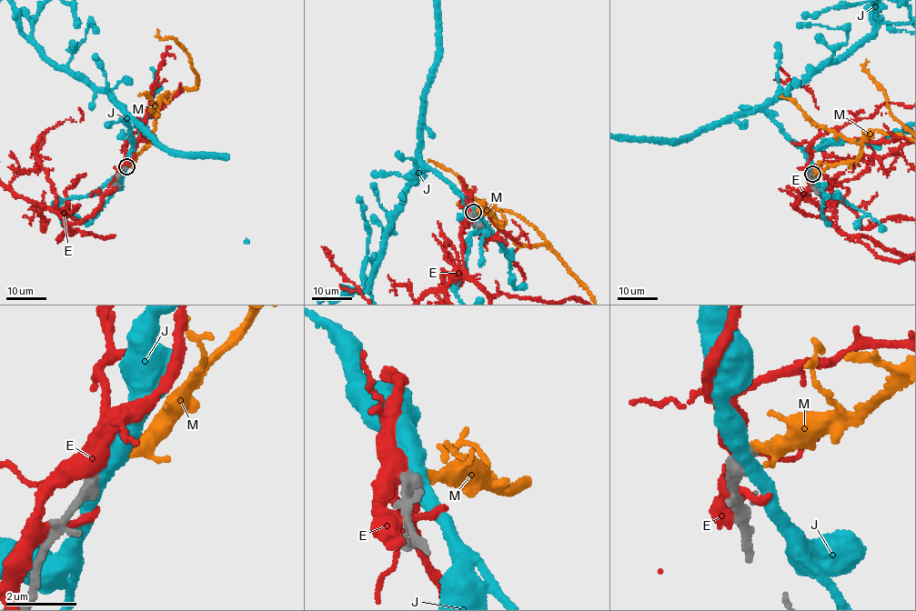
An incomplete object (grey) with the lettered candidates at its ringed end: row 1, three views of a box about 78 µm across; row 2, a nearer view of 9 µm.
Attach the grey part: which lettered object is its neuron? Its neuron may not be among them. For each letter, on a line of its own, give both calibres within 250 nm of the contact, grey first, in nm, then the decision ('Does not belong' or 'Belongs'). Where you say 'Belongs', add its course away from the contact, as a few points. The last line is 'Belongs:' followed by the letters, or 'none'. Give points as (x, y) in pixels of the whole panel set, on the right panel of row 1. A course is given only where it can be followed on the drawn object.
E: Thickness 500 nm (grey) against 500 nm. Does not belong
J: Thickness 500 nm (grey) against 400 nm. Does not belong
M: Thickness 400 nm (grey) against 280 nm. Belongs
Belongs: M

